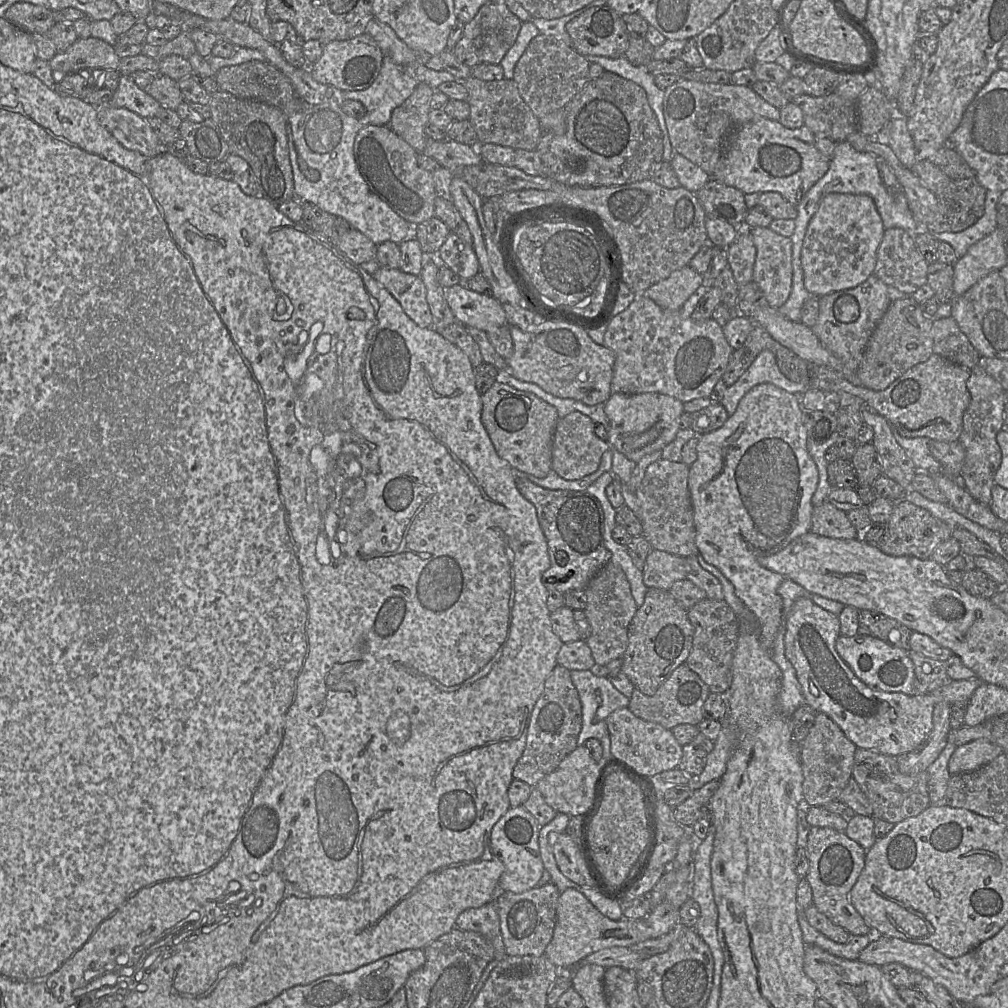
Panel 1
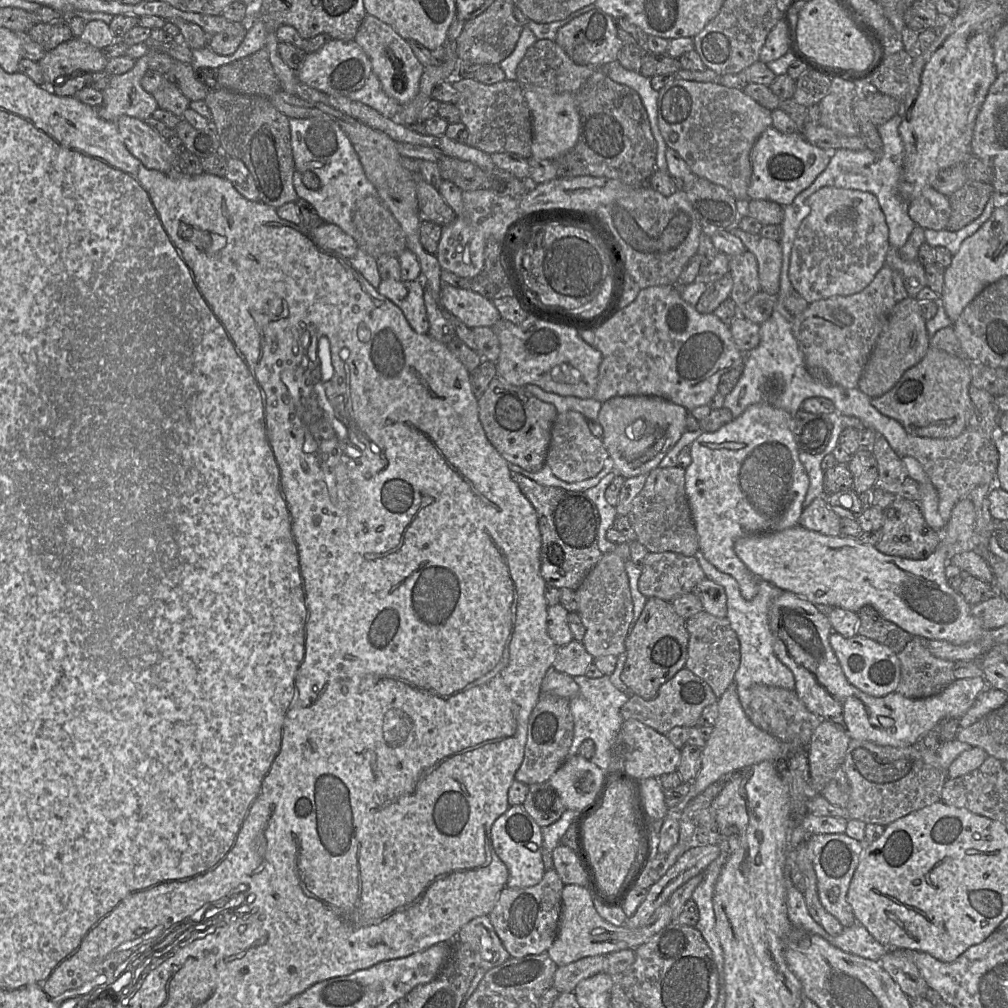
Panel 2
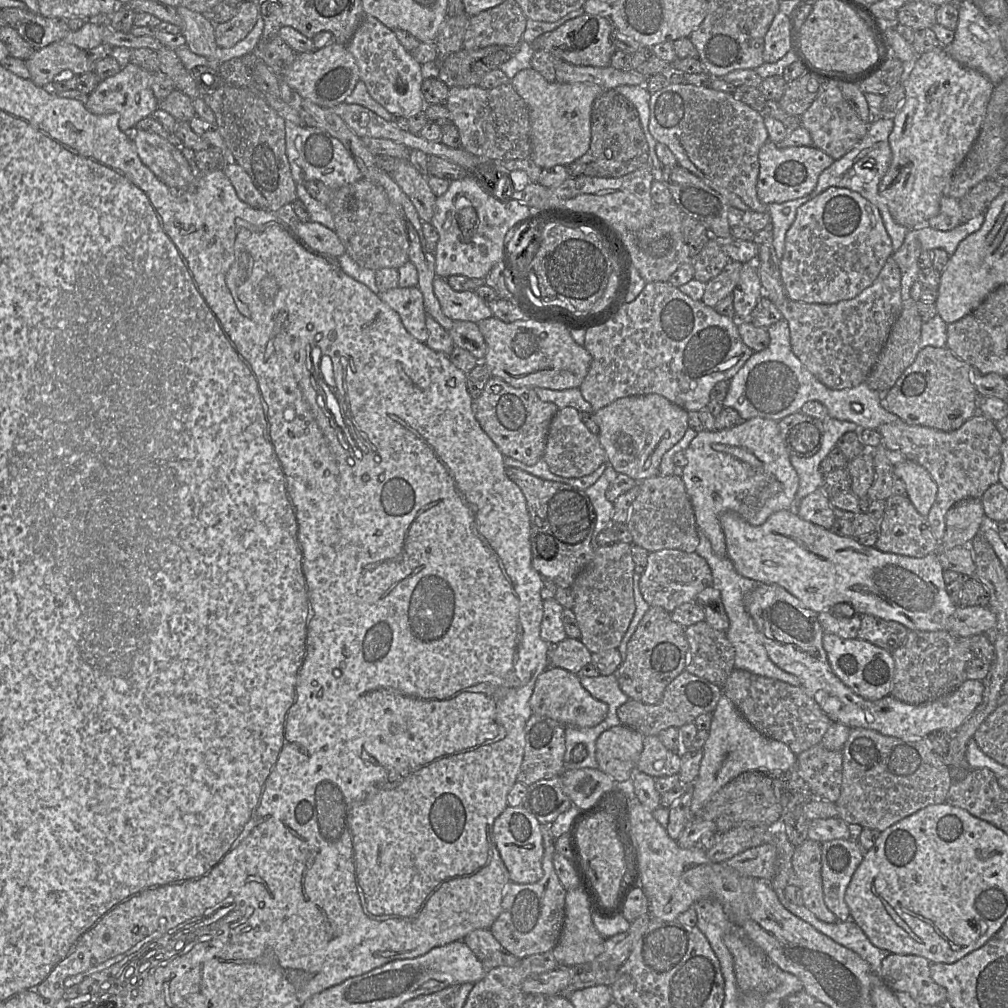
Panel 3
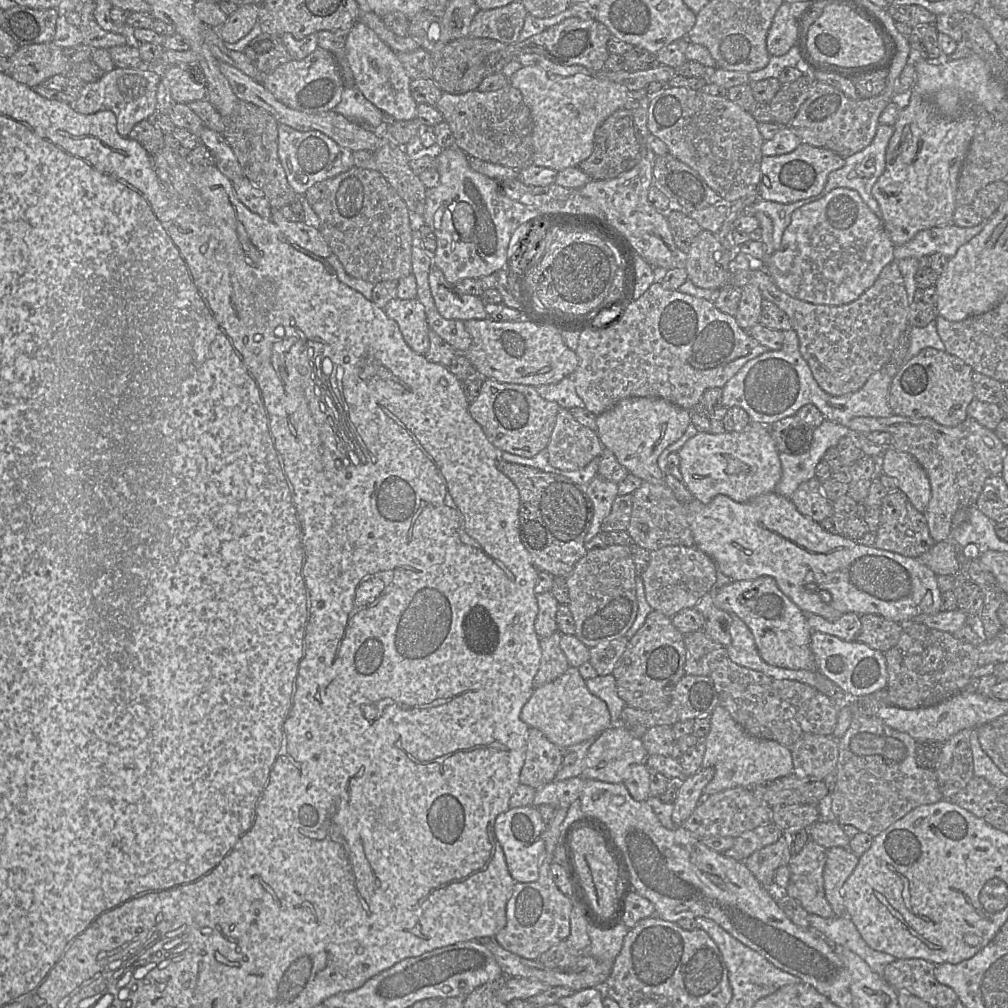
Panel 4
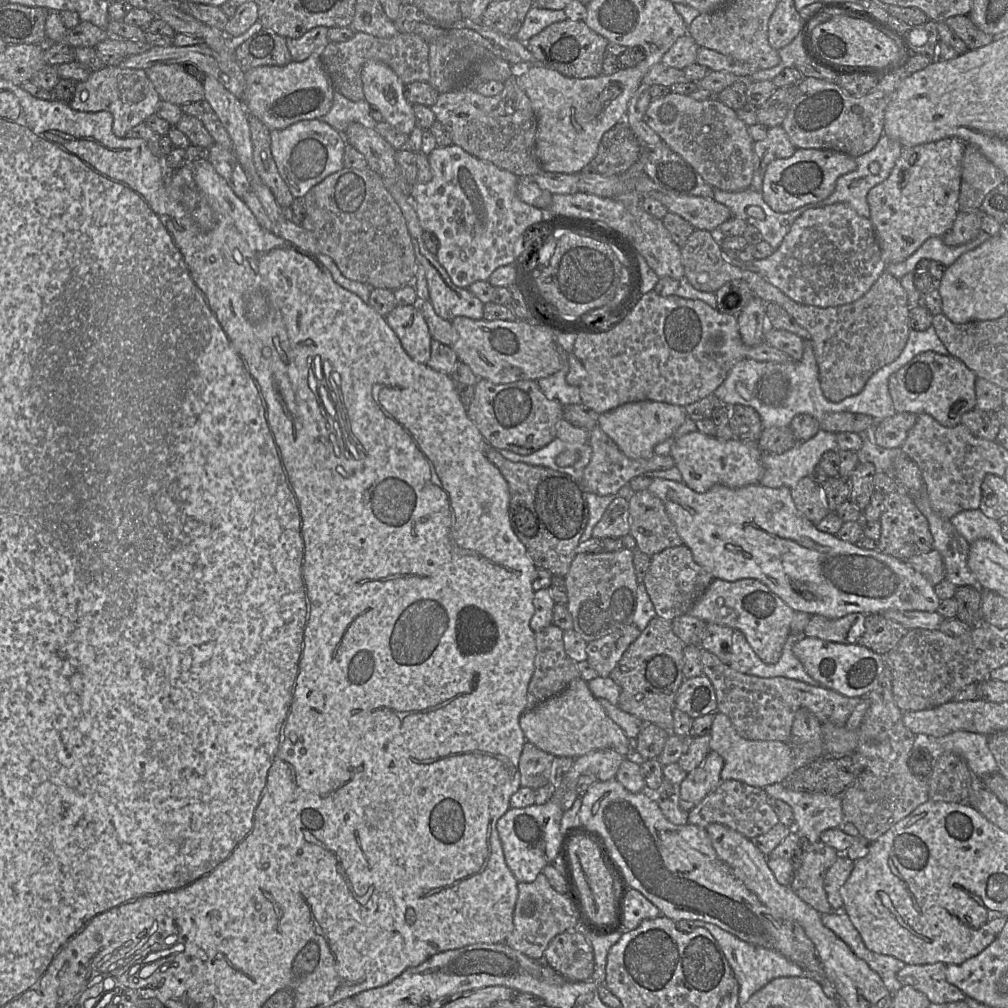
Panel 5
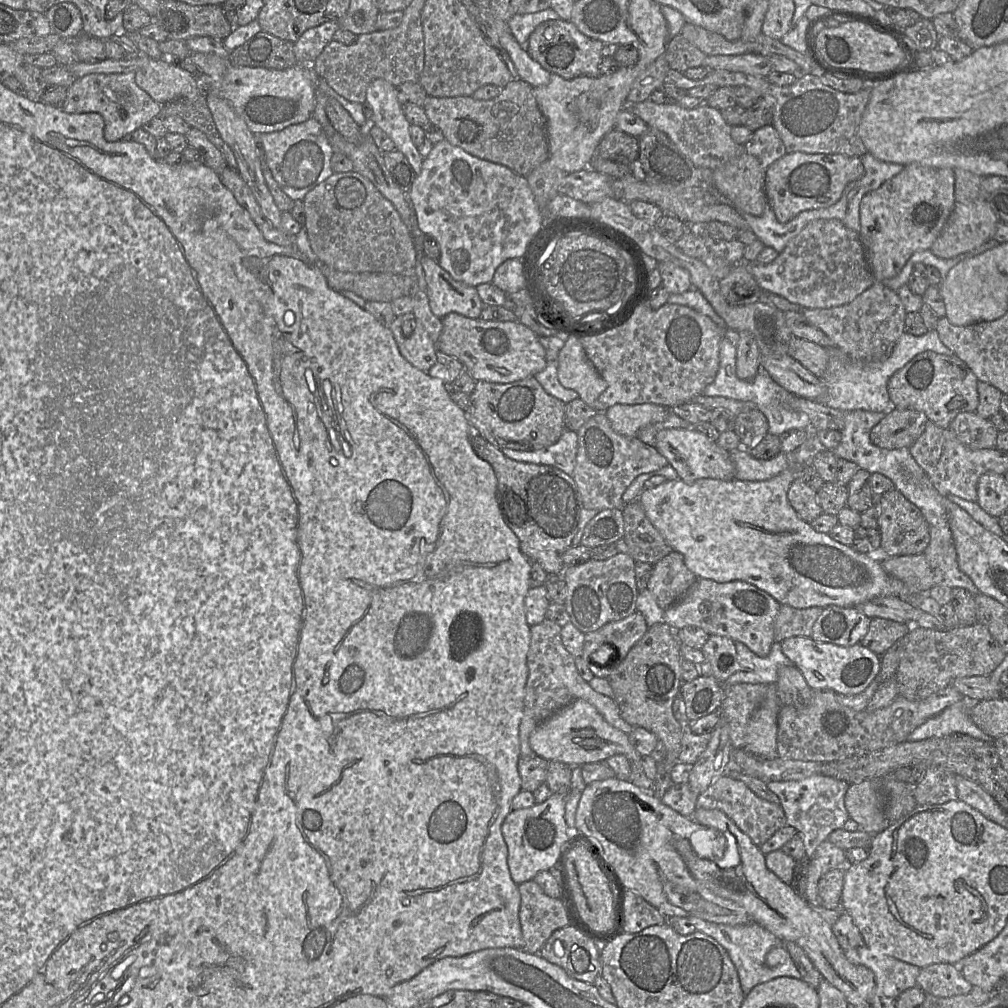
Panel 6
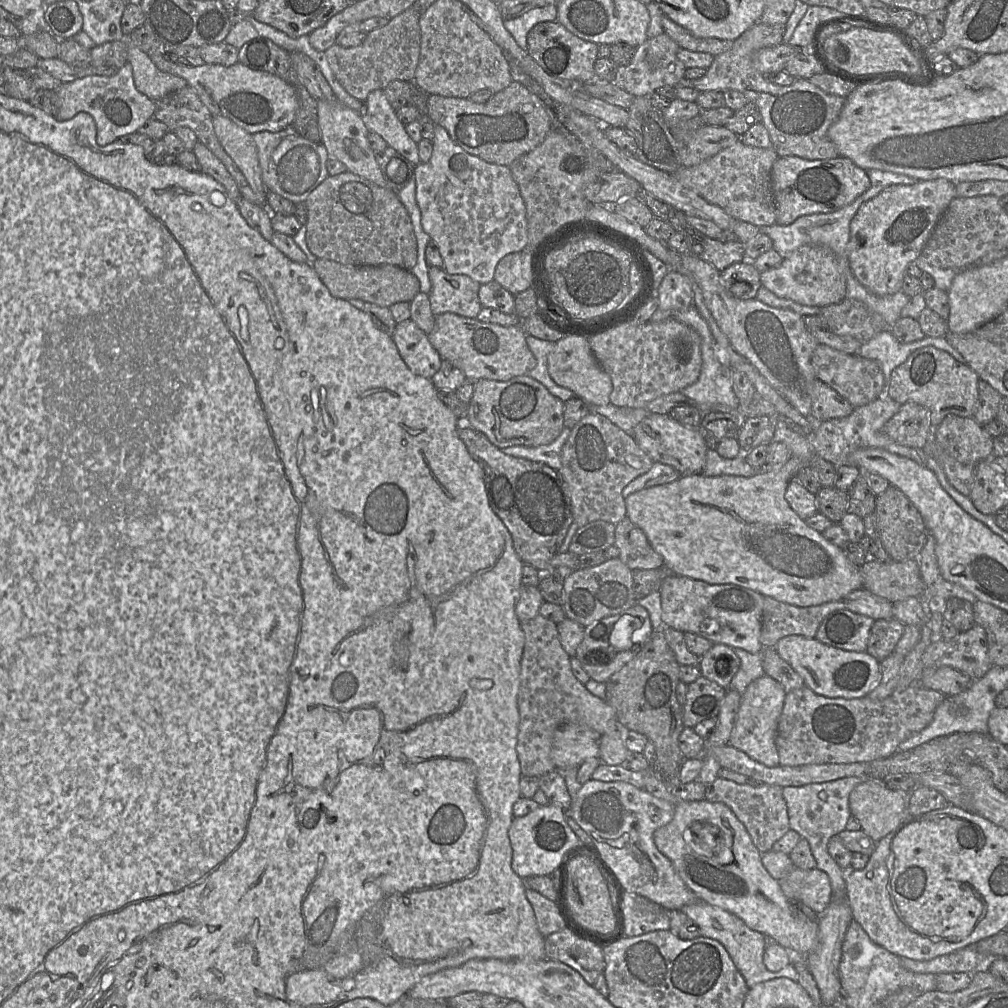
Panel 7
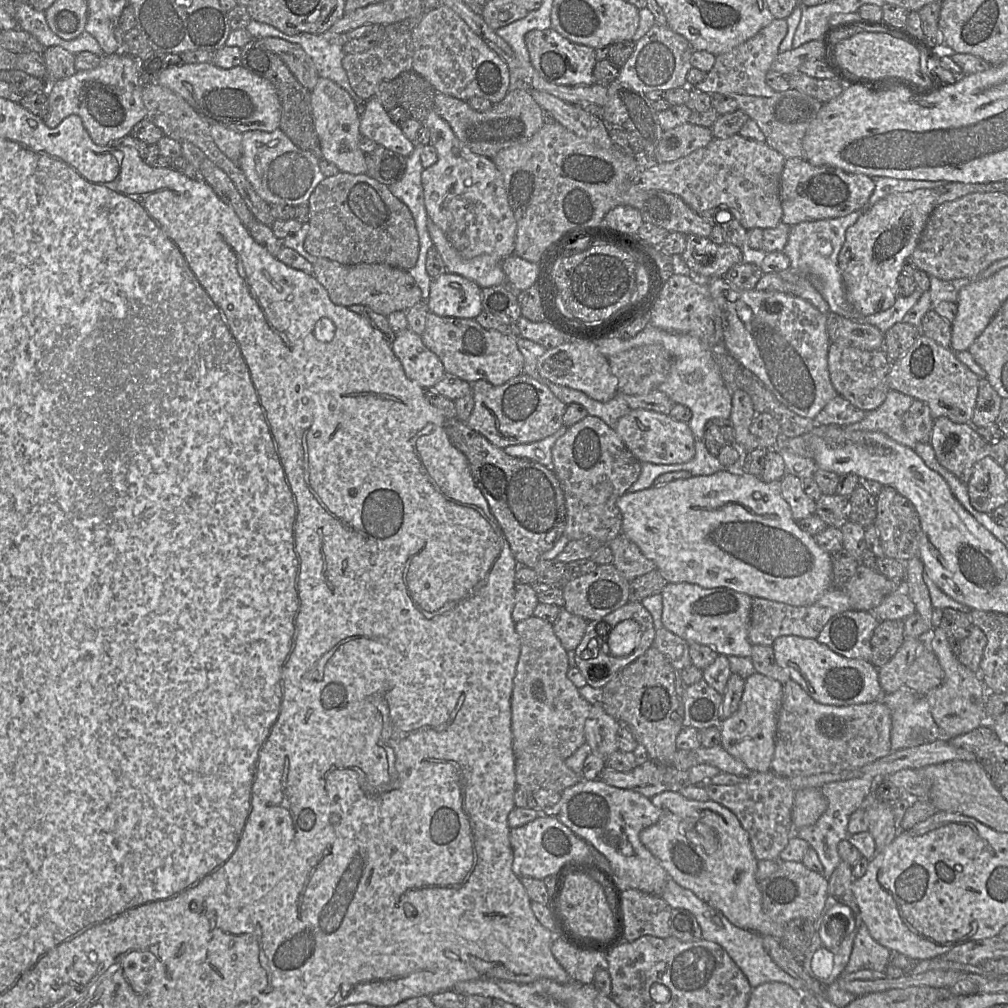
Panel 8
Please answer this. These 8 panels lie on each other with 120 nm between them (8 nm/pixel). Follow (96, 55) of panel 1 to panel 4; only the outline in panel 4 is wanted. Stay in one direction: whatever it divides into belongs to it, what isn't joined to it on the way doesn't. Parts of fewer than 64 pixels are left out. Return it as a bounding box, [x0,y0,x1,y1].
[8,42,72,87]

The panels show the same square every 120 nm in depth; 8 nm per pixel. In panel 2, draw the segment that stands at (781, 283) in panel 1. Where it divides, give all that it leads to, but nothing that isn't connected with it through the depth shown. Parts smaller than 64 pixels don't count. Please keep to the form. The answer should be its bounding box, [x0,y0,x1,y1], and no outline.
[726,226,782,297]

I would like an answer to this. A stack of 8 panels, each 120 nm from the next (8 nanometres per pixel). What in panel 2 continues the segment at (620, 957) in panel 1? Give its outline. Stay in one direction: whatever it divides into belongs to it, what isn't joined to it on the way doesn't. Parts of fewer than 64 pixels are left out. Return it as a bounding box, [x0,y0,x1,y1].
[553,955,607,993]

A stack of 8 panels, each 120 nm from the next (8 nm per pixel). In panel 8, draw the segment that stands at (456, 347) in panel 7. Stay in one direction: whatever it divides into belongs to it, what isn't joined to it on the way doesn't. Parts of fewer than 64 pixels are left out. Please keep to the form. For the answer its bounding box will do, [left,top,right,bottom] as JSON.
[421,311,524,386]

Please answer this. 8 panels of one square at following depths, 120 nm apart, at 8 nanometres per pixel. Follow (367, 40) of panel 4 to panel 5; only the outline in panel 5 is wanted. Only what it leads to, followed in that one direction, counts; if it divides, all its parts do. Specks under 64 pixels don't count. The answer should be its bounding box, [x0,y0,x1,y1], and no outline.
[361,60,416,136]

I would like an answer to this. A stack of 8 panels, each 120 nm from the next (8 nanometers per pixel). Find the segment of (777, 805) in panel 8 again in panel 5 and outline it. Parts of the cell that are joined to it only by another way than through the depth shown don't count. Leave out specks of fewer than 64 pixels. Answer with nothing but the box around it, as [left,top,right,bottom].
[688,780,779,839]

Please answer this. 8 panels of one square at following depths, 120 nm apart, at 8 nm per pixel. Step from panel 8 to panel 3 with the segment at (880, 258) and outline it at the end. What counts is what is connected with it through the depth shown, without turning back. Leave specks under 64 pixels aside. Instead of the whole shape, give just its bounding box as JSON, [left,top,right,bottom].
[879,46,995,229]

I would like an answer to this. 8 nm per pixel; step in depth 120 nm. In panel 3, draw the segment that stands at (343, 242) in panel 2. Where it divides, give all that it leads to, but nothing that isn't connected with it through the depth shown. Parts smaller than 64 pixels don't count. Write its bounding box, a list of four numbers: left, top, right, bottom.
[294,222,346,257]

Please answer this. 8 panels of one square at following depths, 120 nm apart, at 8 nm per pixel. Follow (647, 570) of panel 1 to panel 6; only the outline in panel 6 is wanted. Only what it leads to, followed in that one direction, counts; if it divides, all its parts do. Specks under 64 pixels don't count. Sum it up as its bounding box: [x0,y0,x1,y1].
[647,551,698,610]

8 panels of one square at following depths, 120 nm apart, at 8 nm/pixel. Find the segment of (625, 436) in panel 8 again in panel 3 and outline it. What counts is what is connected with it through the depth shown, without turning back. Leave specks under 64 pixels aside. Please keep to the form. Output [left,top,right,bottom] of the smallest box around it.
[681,417,799,557]

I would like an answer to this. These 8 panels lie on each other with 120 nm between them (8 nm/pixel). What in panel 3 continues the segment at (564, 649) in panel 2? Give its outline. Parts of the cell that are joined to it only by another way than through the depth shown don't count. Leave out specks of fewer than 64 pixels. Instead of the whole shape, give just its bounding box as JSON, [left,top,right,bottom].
[549,637,591,674]

